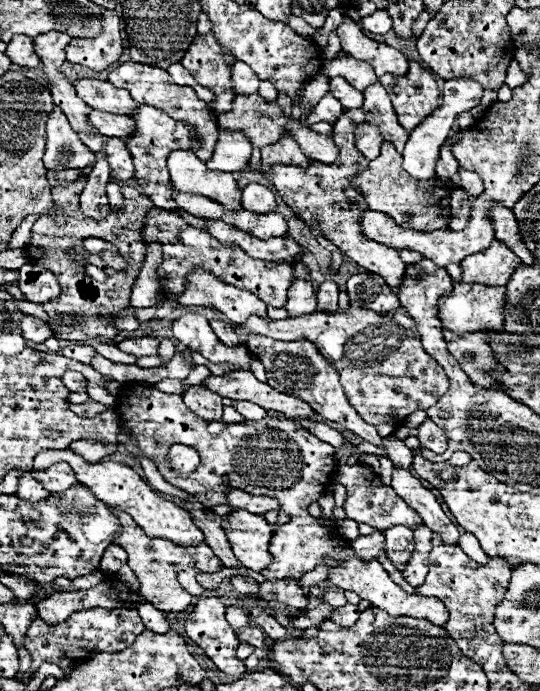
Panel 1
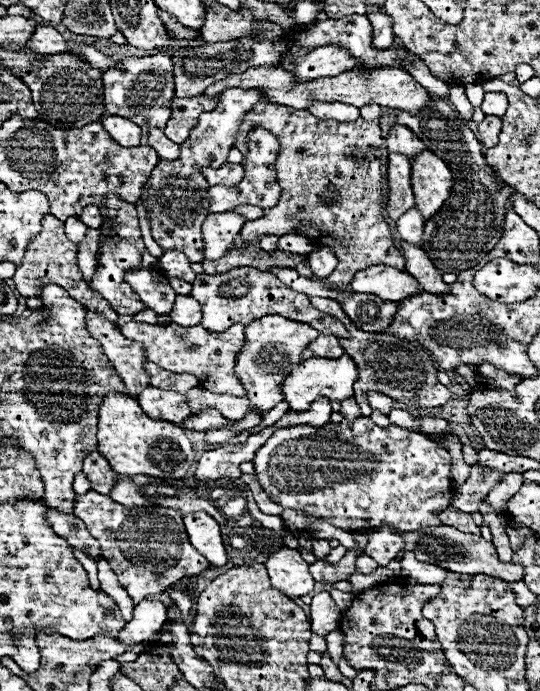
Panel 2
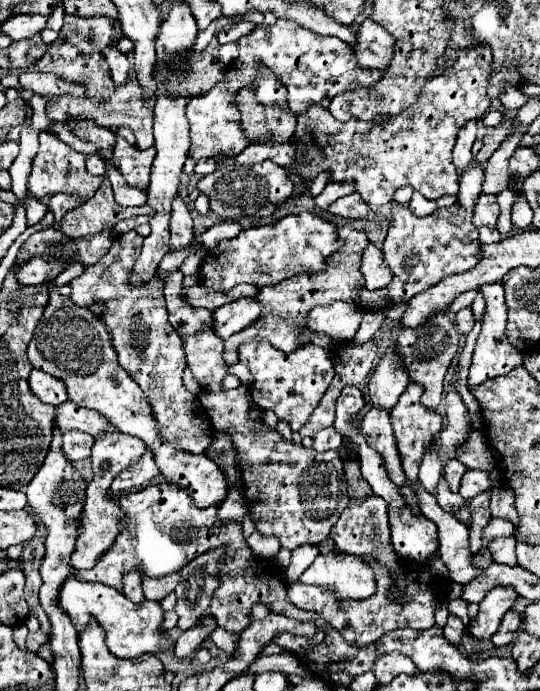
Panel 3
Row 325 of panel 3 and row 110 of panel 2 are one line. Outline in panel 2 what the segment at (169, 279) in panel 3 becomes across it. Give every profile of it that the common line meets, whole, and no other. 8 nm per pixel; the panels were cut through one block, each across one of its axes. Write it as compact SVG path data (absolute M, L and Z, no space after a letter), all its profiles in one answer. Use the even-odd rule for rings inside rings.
M194 96L194 98L172 98L172 116L168 122L168 128L164 130L168 138L174 142L182 142L190 128L198 124L198 118L202 112L210 112L216 108L218 98L204 98L204 96Z

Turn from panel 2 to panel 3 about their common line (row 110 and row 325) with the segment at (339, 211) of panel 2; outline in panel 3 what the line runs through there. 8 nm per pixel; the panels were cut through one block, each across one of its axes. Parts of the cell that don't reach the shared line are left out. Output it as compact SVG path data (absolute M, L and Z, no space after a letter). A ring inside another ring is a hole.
M342 230L340 238L344 240L344 246L332 254L328 260L328 270L320 274L300 274L298 278L284 280L278 286L266 286L258 292L258 302L262 302L262 318L248 326L246 330L240 330L238 334L224 340L224 362L236 364L238 362L238 346L242 342L250 340L268 340L274 348L282 352L294 352L298 348L298 326L308 326L306 318L308 312L314 306L330 306L338 300L352 302L358 306L358 286L364 286L364 276L360 272L360 260L364 254L364 248L370 244L368 234L360 230Z

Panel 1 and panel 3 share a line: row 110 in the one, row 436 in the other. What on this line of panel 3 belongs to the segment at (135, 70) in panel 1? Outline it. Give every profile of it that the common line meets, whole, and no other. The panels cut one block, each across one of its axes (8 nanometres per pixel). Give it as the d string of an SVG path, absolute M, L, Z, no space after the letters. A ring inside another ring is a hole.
M134 230L118 236L106 256L102 256L94 266L86 268L78 278L70 282L70 298L82 306L104 302L106 314L102 316L102 322L112 334L112 346L118 354L118 362L150 398L160 434L182 450L202 454L210 446L214 428L208 414L202 410L198 396L188 392L182 384L186 354L182 352L182 338L176 334L176 330L172 330L168 322L164 284L158 278L152 278L150 284L140 288L134 288L128 282L134 262L142 250L142 242L144 238Z

